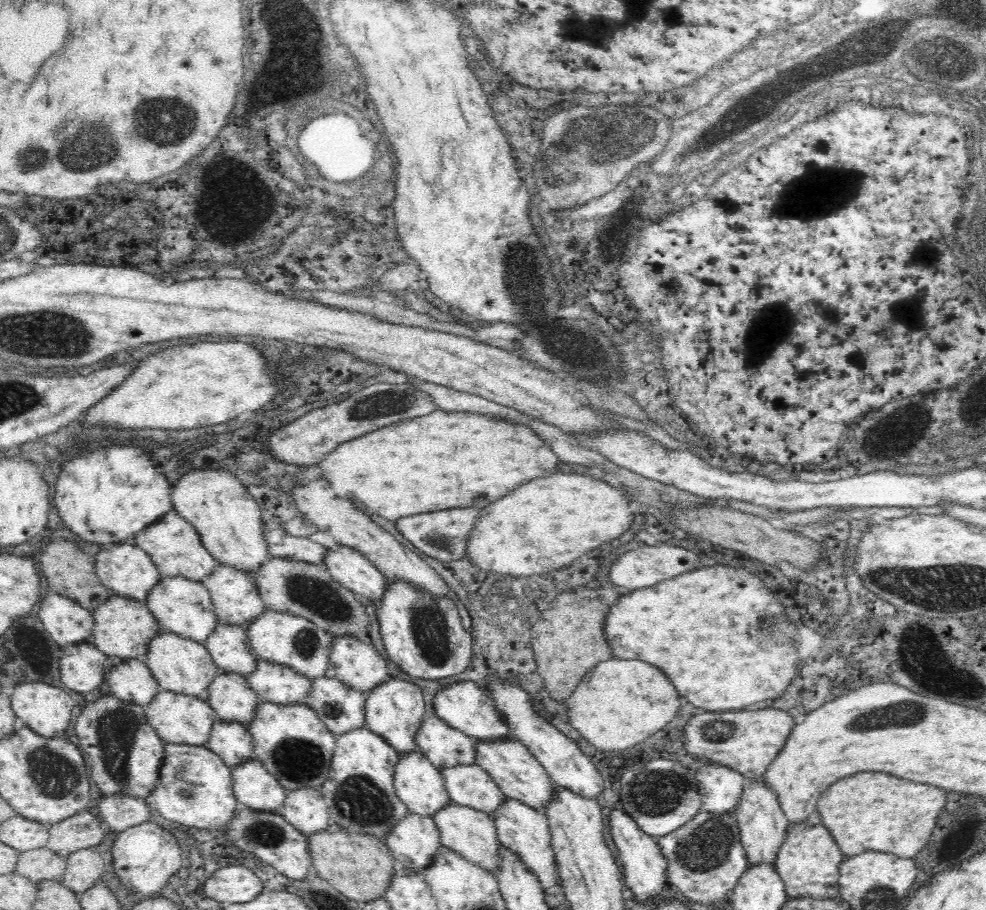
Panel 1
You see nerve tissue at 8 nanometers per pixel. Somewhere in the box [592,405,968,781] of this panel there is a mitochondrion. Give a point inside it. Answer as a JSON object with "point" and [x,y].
{"point":[899,714]}

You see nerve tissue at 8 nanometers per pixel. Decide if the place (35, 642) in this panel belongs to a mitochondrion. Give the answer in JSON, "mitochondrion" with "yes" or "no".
{"mitochondrion":"no"}

